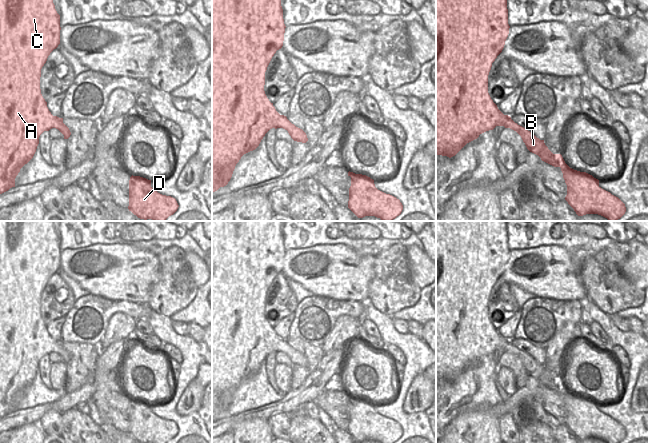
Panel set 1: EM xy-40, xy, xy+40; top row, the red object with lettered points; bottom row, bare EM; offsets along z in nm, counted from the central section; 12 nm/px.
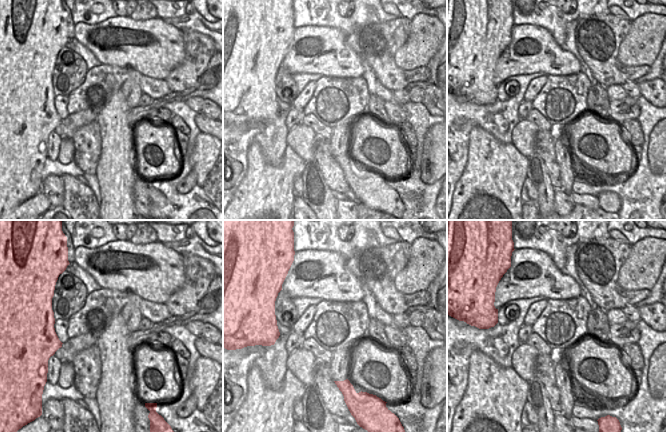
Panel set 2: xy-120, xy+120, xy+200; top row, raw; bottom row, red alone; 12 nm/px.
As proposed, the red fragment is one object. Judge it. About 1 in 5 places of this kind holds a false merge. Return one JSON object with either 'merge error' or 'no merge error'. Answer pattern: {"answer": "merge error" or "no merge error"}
{"answer": "no merge error"}

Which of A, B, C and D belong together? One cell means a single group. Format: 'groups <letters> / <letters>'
groups A B C D

